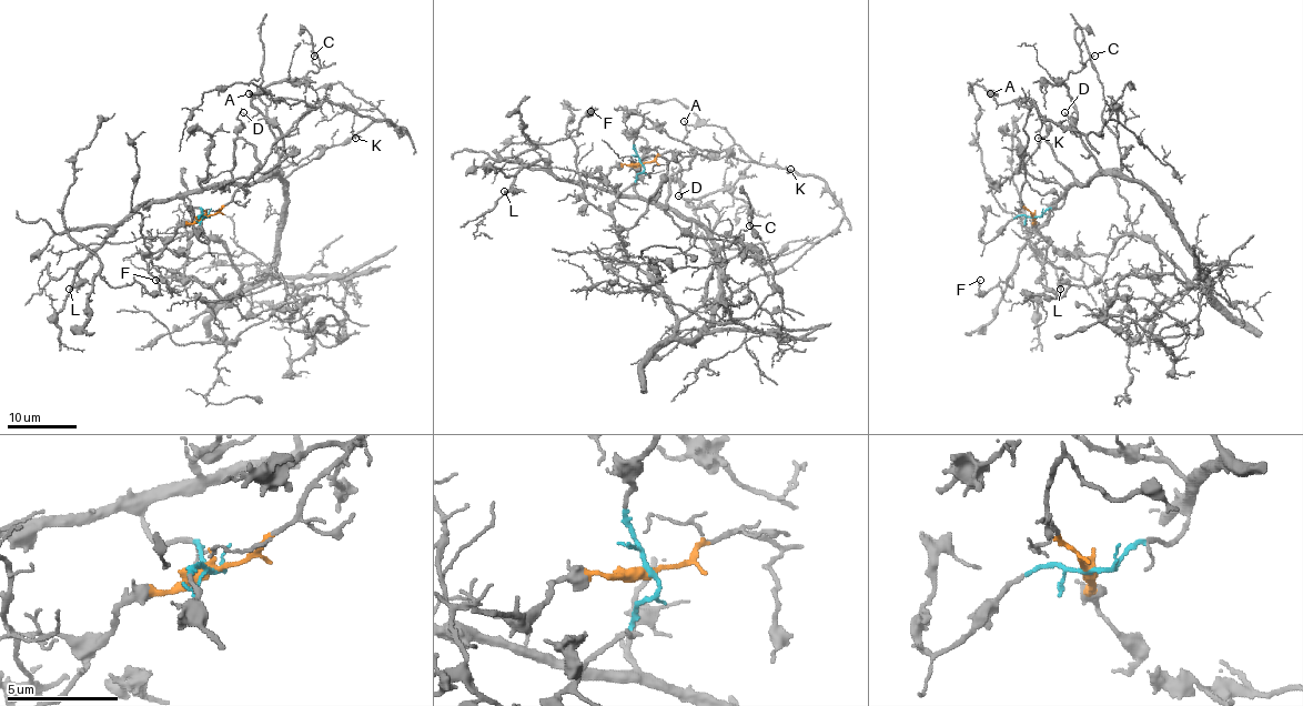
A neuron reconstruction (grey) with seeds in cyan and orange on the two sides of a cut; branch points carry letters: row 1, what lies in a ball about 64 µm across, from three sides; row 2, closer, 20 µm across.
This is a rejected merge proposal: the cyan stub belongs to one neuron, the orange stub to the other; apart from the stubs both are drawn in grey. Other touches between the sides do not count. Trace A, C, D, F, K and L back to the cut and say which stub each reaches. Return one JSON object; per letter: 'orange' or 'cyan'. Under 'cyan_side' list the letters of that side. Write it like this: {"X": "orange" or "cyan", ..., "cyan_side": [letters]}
{"A": "orange", "C": "cyan", "D": "cyan", "F": "cyan", "K": "orange", "L": "cyan", "cyan_side": ["C", "D", "F", "L"]}

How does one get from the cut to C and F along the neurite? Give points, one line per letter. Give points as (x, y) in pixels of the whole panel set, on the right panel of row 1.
C: (1033, 217), (1059, 208), (1073, 185), (1087, 182), (1099, 170), (1077, 127), (1073, 99), (1059, 81), (1093, 56)
F: (1033, 217), (1064, 201), (1053, 202), (1050, 214), (1030, 232), (1012, 288), (1000, 282), (985, 292), (979, 280)

